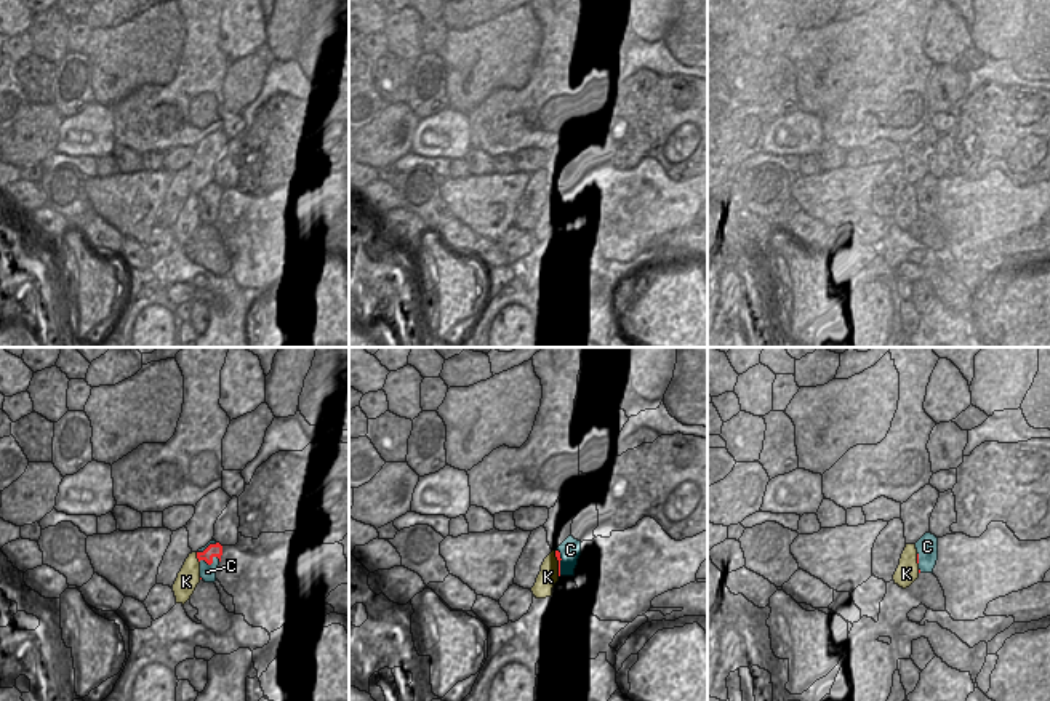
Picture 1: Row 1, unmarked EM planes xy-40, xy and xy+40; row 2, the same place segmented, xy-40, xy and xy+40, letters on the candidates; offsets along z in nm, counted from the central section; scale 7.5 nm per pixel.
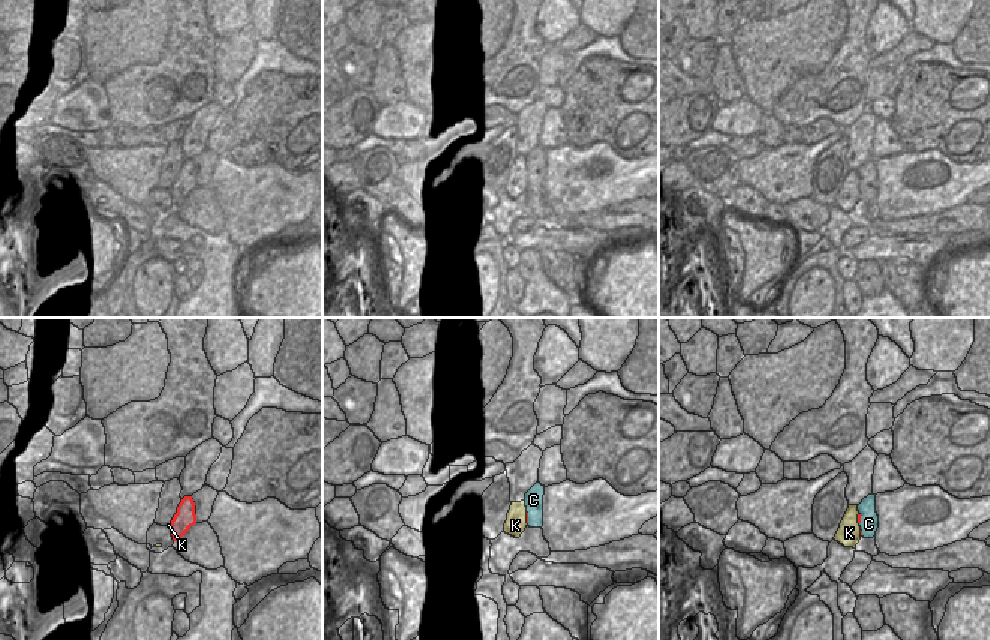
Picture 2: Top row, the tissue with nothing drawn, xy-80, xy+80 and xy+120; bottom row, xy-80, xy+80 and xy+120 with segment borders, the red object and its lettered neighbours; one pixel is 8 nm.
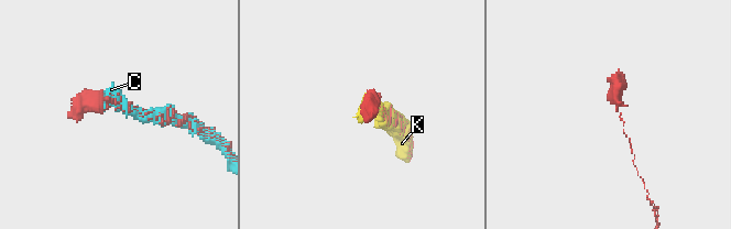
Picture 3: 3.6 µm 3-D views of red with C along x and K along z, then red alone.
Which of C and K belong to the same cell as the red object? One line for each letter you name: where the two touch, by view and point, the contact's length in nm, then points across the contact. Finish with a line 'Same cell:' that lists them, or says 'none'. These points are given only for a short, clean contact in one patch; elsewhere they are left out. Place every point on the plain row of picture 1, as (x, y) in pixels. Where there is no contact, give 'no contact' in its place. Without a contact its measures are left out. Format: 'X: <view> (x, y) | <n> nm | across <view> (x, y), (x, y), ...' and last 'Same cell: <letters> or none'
K: xy-40 (197, 199) | 90 nm
Same cell: K

